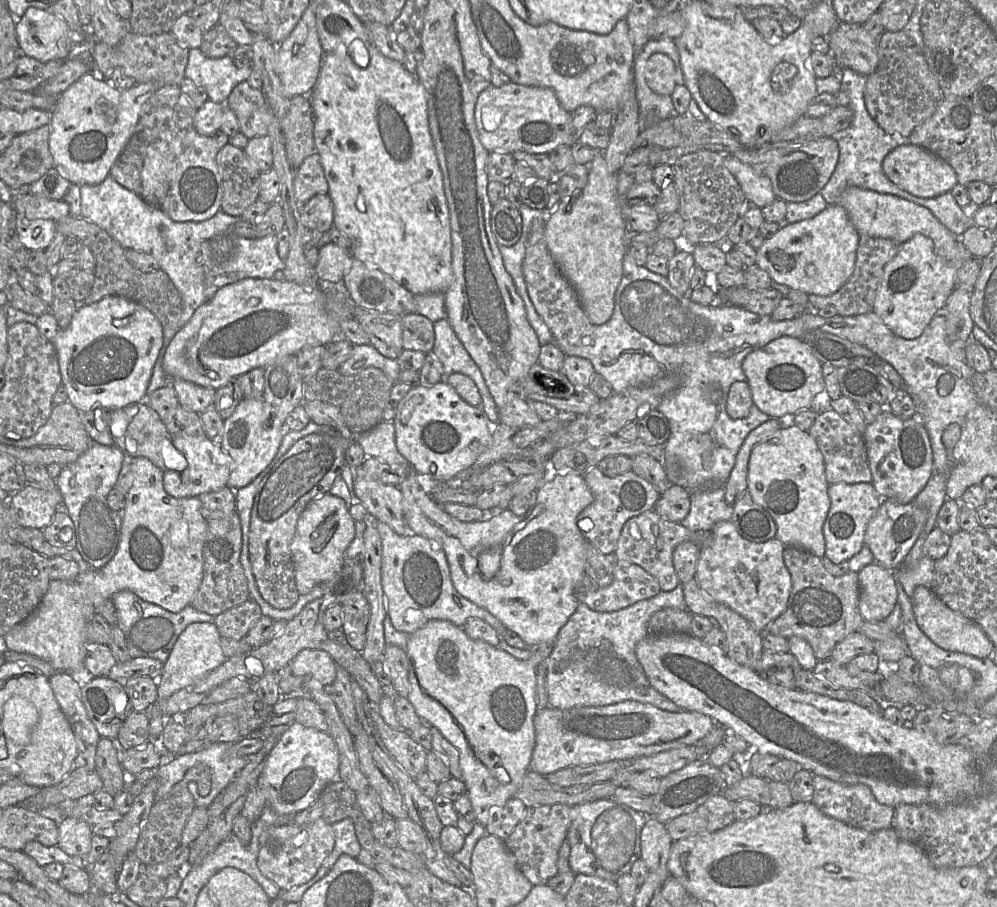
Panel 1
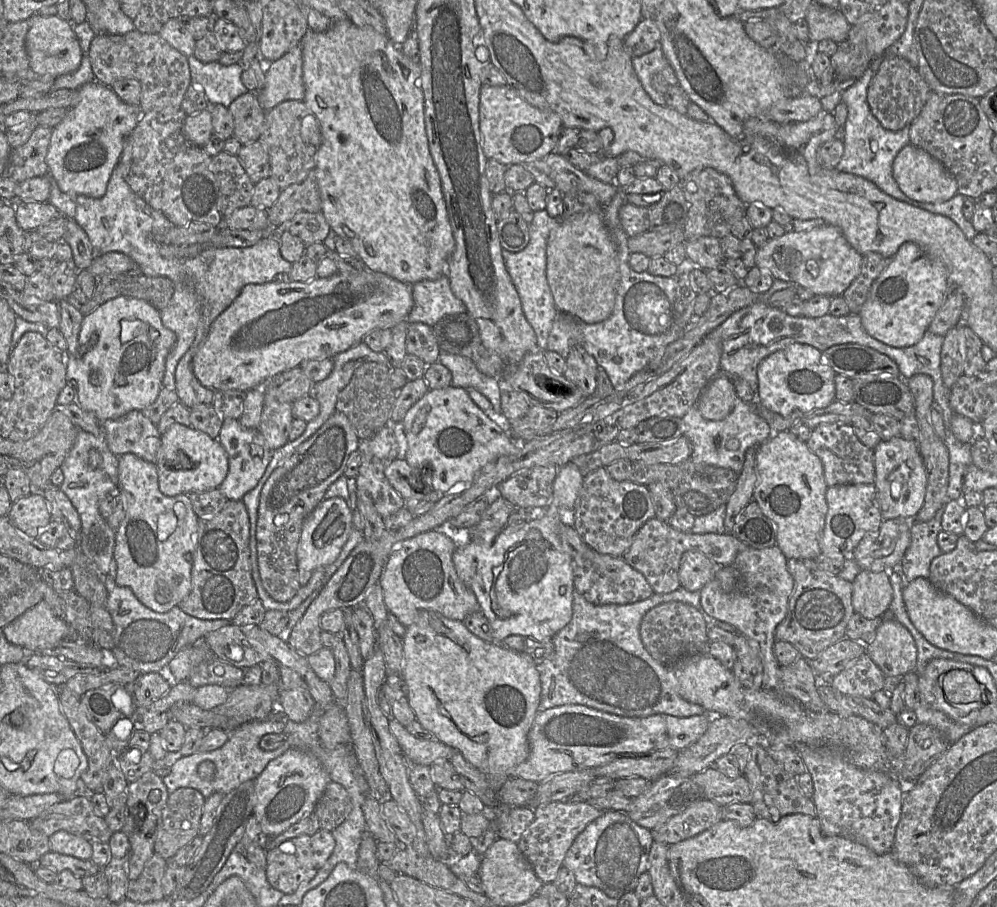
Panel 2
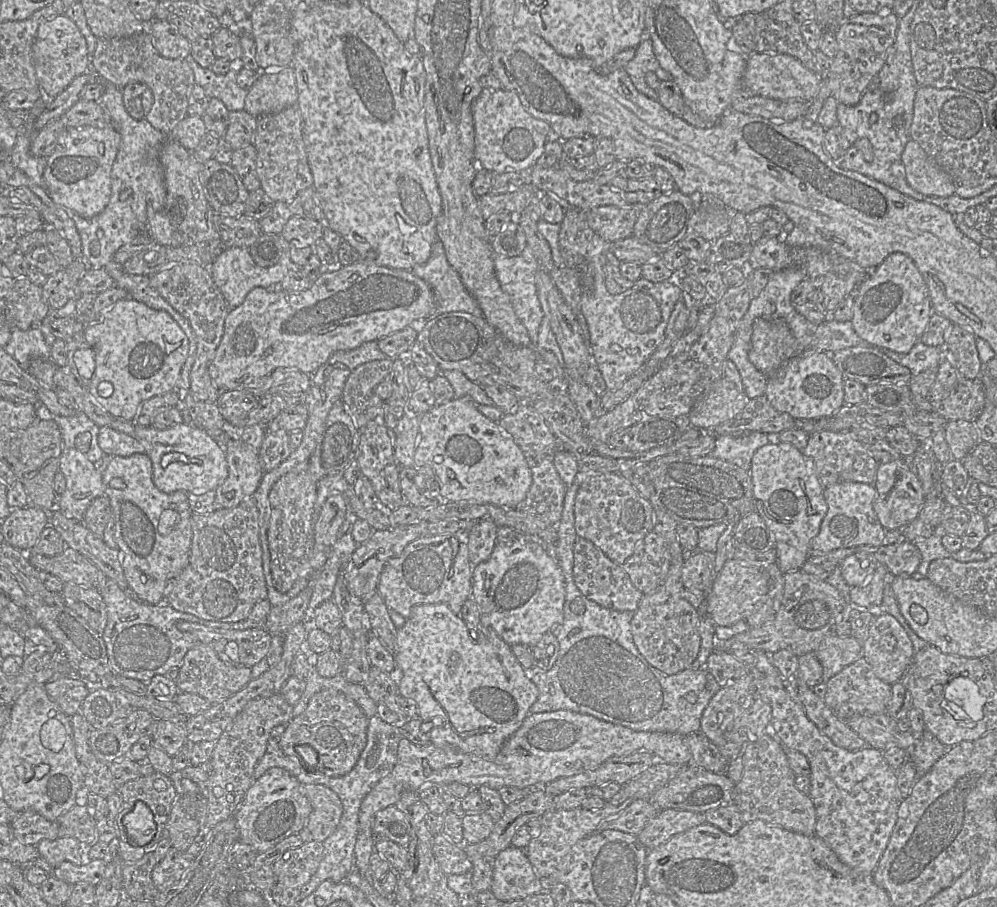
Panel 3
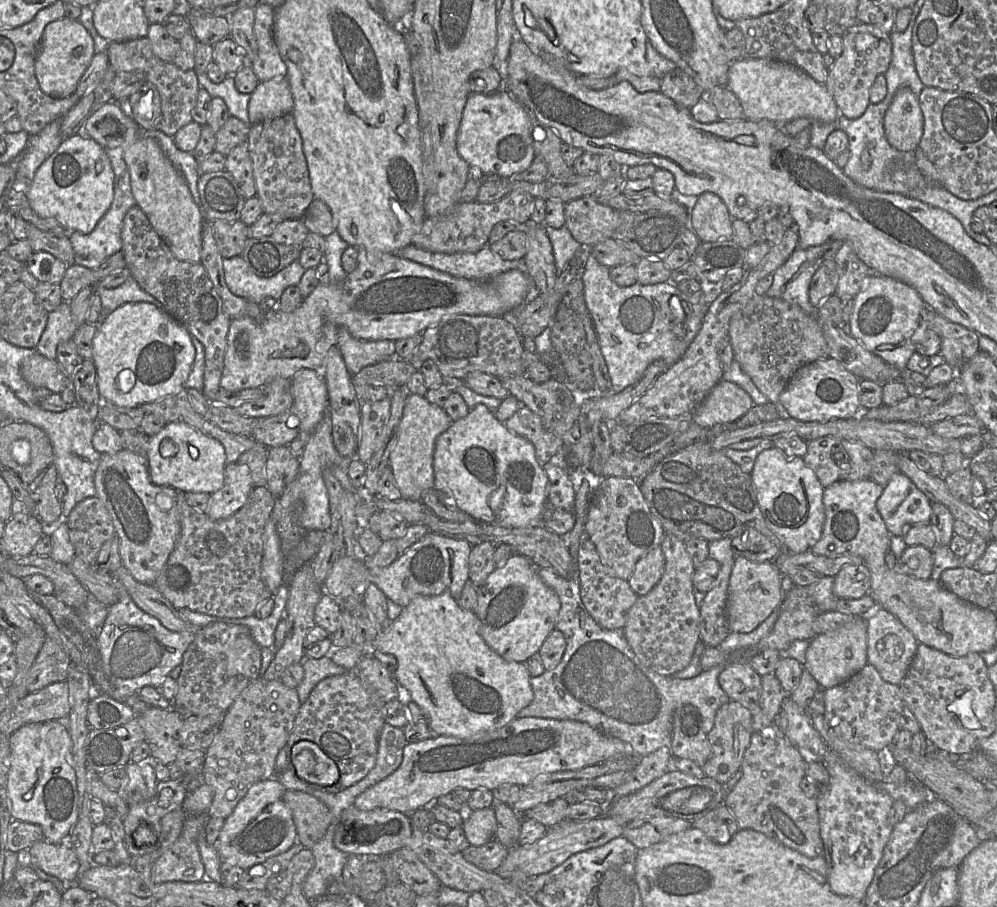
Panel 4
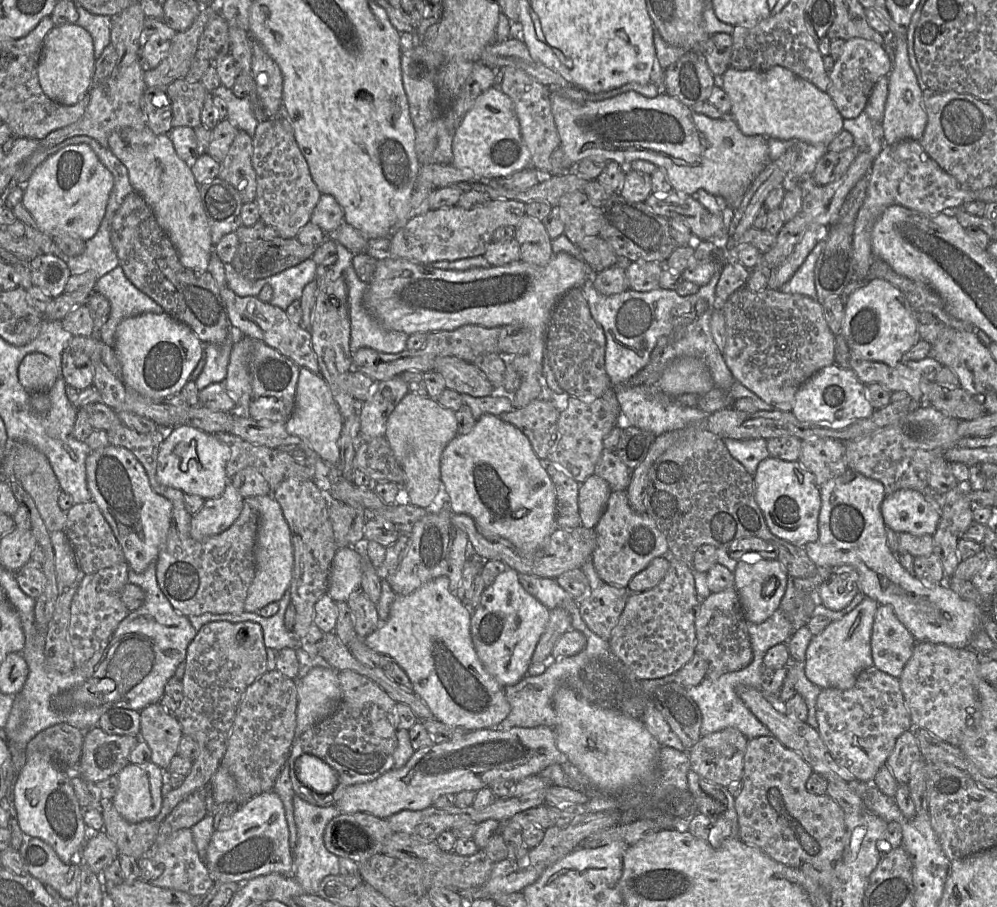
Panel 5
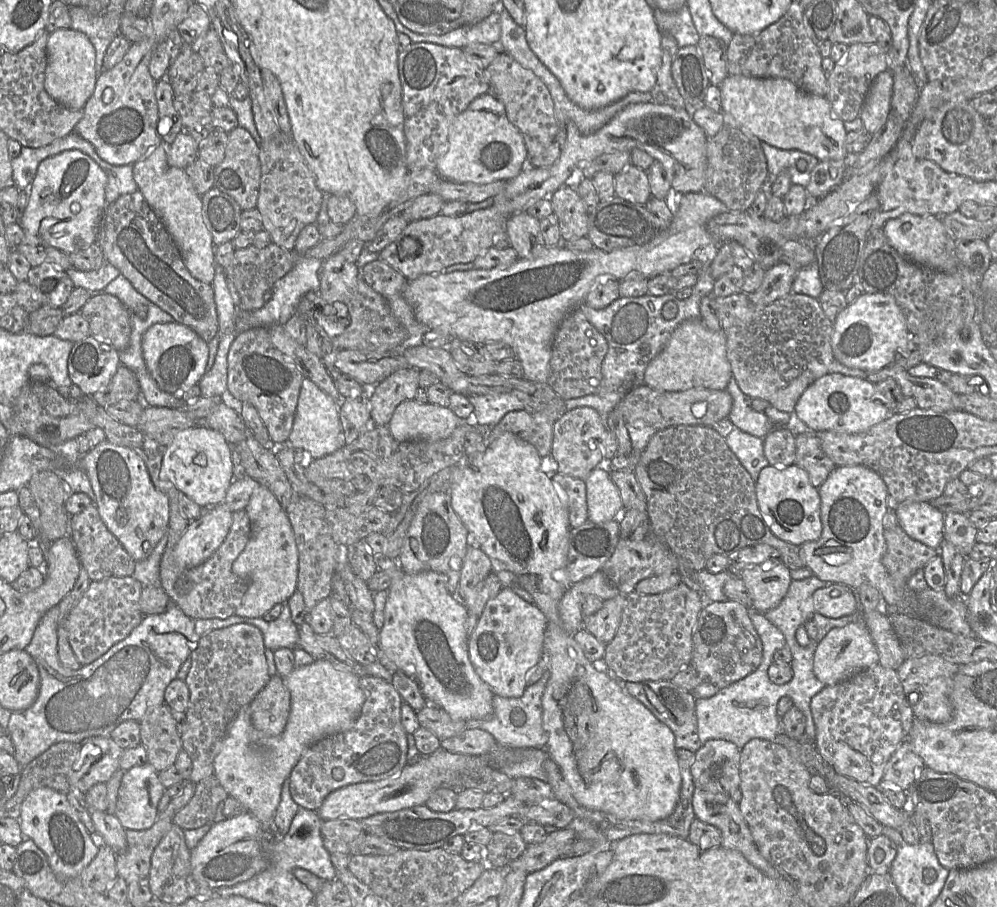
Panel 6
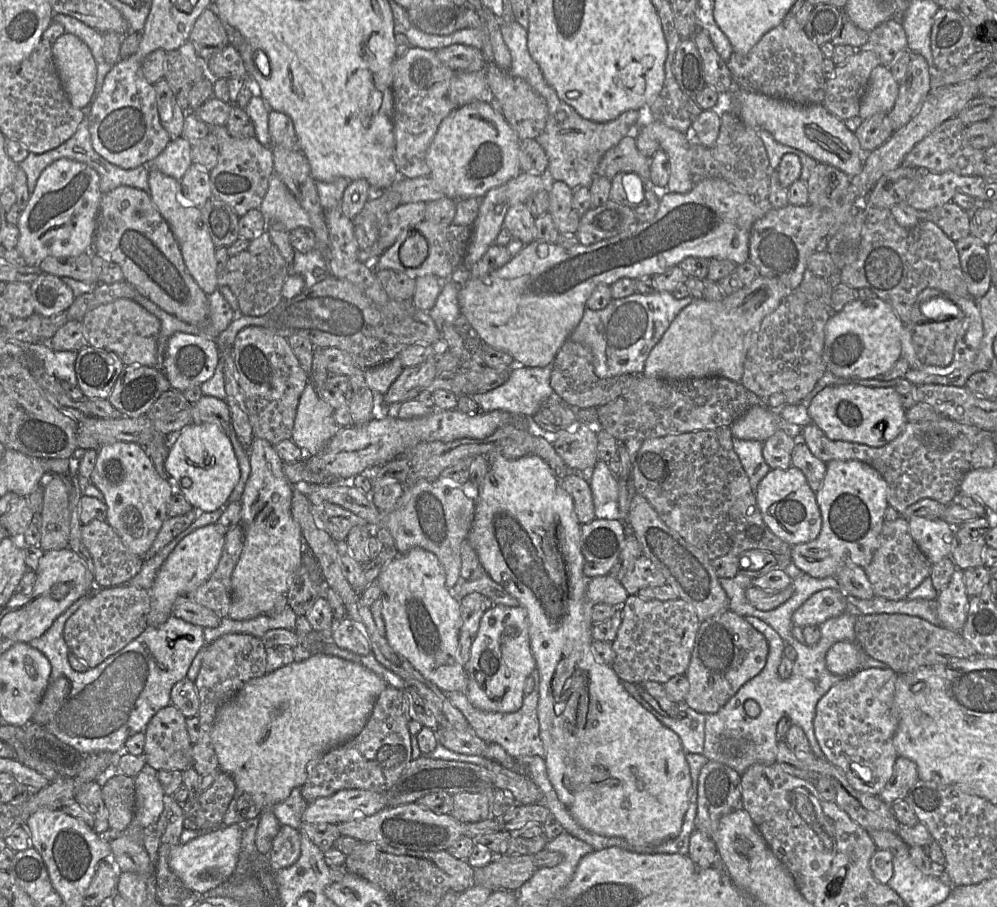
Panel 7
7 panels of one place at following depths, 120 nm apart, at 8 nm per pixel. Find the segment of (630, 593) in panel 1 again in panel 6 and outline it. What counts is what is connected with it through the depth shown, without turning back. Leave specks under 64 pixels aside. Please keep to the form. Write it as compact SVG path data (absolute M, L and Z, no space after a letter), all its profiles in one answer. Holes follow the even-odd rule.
M619 593L614 598L603 601L596 613L583 617L582 628L603 644L608 644L615 636L621 621L625 596Z

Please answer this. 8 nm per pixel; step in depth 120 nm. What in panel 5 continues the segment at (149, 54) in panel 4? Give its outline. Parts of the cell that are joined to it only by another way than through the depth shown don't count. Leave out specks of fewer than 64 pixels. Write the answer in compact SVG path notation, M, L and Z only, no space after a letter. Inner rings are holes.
M178 79L165 87L171 101L172 128L197 128L201 124L201 110L208 92L202 83Z

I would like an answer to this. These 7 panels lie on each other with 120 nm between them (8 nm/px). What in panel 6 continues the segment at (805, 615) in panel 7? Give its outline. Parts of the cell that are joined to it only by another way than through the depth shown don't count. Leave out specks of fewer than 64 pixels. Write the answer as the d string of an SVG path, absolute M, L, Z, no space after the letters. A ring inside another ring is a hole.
M829 583L812 596L815 612L829 618L840 618L856 612L853 589L843 583Z

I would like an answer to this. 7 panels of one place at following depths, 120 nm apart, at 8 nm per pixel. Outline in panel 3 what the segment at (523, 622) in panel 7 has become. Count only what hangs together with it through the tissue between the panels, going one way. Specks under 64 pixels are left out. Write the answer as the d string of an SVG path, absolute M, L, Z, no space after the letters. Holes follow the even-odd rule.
M516 533L516 538L512 544L499 544L496 540L495 548L489 559L473 567L471 597L475 599L479 606L481 614L481 625L485 629L493 629L497 635L510 646L514 644L524 644L531 648L542 639L545 633L553 630L556 625L562 623L566 588L563 573L552 556L542 547L540 543L533 541L530 535L524 535L524 533Z

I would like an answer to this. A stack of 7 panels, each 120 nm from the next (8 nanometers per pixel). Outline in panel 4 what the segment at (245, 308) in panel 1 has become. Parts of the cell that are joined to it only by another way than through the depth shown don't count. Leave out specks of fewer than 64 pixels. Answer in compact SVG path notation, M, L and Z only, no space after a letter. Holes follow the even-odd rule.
M364 247L358 249L357 268L348 273L342 283L321 281L301 305L292 312L271 310L266 319L257 322L244 316L231 320L220 388L234 391L264 387L275 378L292 378L303 368L321 370L324 357L317 351L323 327L331 323L344 327L354 338L362 340L393 340L408 338L437 324L443 317L454 314L502 317L523 305L532 279L520 270L503 272L486 281L457 278L419 263Z

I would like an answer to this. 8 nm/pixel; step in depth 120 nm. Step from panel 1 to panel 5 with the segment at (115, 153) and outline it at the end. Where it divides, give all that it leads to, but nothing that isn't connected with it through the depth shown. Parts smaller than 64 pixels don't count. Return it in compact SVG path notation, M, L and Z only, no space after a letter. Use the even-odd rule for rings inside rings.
M87 144L66 146L38 165L24 187L22 204L50 237L68 234L87 241L97 233L114 185L111 172Z

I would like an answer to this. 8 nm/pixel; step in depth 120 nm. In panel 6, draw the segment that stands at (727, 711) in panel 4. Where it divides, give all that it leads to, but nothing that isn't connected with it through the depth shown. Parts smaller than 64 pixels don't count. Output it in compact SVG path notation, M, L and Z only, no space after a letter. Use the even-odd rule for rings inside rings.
M712 739L702 744L691 766L695 787L729 795L738 790L740 756L741 750L727 740Z

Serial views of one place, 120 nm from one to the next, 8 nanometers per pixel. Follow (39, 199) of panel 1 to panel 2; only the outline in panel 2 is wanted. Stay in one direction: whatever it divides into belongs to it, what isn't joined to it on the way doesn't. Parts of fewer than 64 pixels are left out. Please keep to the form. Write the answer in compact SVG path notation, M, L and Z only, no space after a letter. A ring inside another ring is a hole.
M22 201L9 202L14 204L15 217L18 225L25 231L35 230L53 219L63 216L49 202Z

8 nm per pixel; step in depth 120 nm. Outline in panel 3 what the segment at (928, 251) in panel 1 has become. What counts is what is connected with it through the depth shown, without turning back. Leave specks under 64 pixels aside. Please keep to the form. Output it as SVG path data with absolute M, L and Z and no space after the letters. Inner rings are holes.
M901 252L889 255L854 291L852 325L873 346L908 353L921 339L935 312L926 281L914 261Z

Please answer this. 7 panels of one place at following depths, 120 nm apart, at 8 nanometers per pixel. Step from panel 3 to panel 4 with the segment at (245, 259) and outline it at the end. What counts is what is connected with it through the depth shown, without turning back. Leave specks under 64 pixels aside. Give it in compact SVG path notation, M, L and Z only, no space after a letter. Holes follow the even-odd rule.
M241 256L223 258L223 268L230 291L255 303L262 303L267 298L279 301L287 287L298 286L306 270L294 261L271 277L261 277L250 269Z

